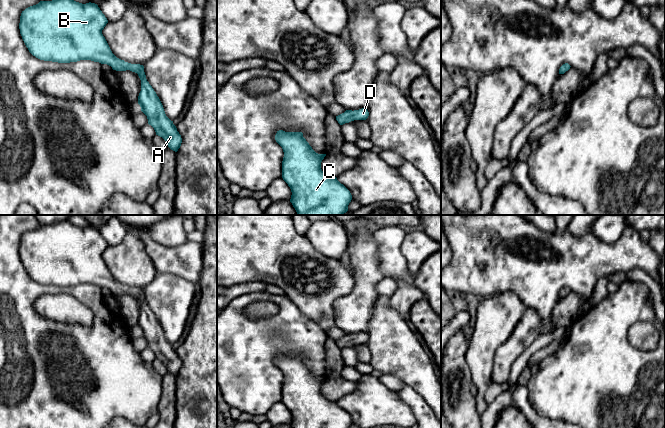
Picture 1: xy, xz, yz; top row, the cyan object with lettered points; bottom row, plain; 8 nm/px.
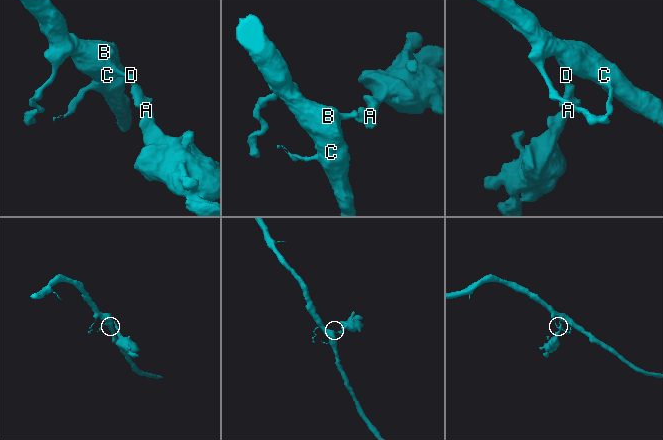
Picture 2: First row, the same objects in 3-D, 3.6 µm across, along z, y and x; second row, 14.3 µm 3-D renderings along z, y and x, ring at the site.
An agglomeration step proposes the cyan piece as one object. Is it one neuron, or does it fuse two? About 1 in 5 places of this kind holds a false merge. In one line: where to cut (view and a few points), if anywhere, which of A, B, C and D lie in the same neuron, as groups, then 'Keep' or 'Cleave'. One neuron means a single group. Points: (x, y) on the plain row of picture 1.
No split. Groups: A B C D. Keep

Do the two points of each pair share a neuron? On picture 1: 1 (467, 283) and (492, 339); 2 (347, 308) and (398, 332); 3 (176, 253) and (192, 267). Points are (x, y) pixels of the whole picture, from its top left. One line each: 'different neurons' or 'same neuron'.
1: different neurons
2: different neurons
3: same neuron

